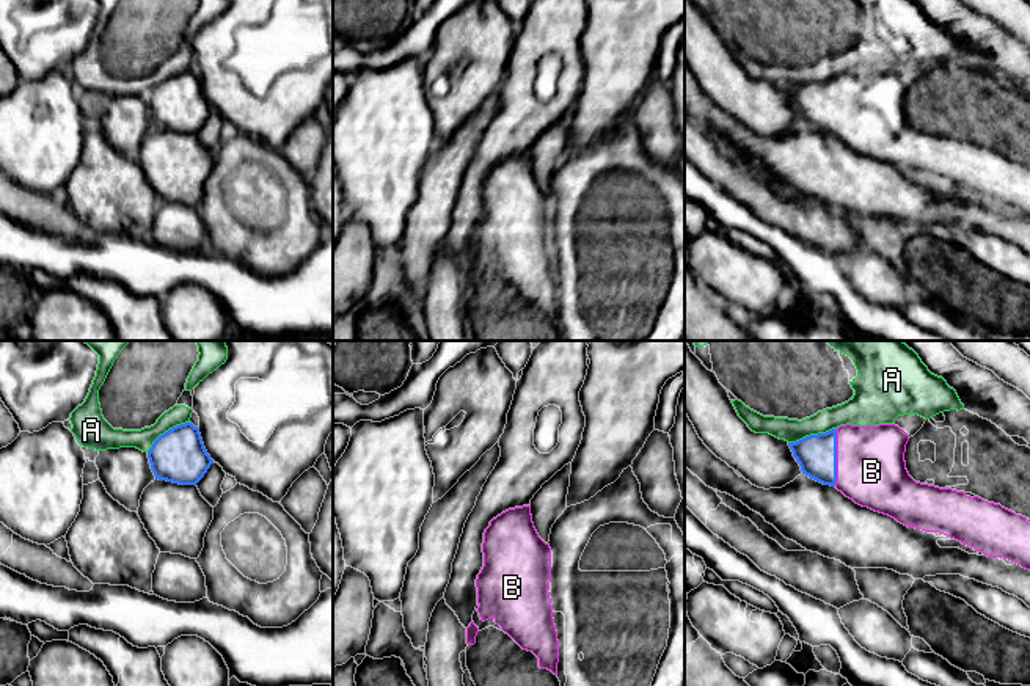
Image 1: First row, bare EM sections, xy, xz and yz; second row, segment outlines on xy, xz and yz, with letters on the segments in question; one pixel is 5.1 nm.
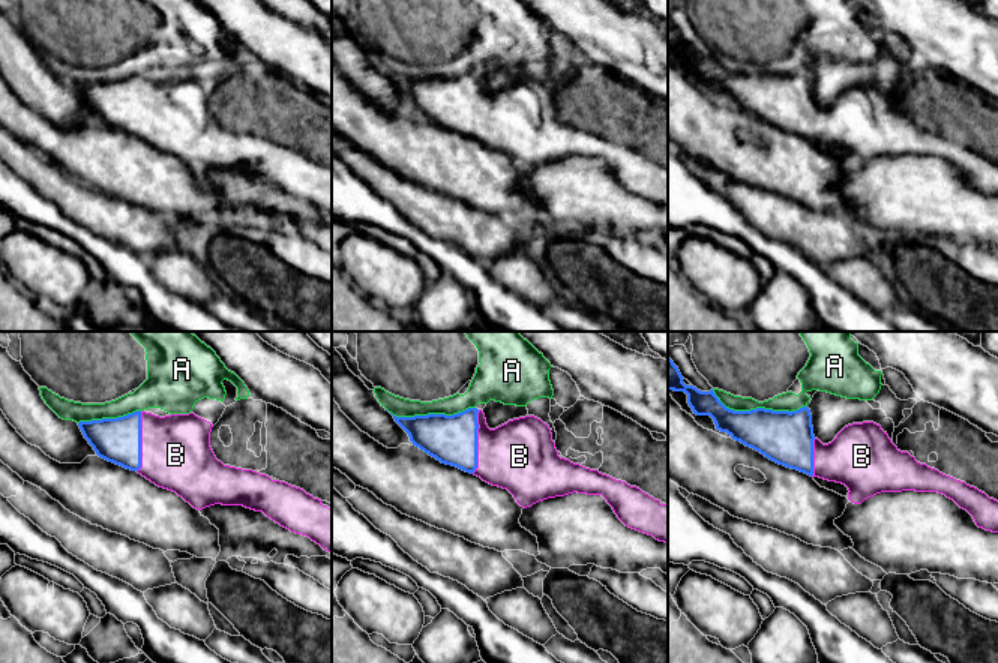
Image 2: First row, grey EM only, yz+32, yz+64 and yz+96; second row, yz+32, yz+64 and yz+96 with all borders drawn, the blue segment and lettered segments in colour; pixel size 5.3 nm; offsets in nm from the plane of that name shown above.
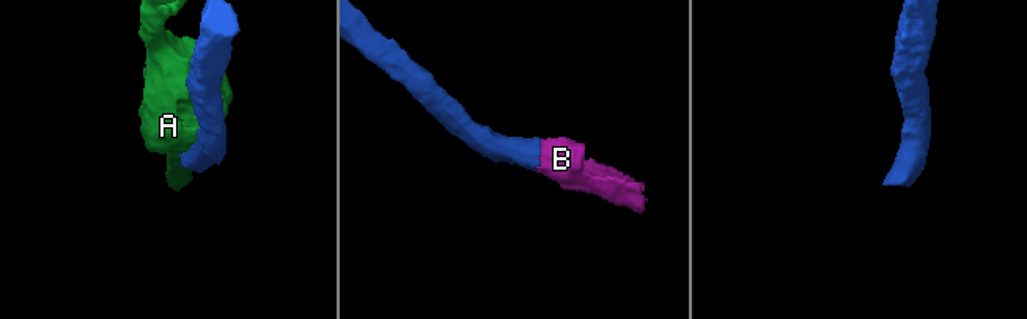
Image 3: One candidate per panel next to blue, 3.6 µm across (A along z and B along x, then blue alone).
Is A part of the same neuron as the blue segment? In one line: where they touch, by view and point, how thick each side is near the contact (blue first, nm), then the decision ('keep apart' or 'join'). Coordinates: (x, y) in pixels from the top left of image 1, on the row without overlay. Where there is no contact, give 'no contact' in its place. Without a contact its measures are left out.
meets blue in yz at (812, 83); 200 nm thick on the blue side, 140 nm on the other; keep apart

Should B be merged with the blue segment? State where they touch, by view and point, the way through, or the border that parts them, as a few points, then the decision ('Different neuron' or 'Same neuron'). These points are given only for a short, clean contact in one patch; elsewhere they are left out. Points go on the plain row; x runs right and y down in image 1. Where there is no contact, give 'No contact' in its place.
Touches blue at yz (836, 105). Same neuron

